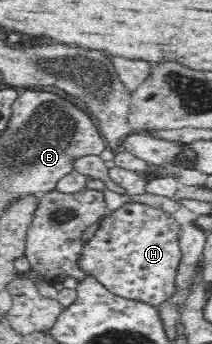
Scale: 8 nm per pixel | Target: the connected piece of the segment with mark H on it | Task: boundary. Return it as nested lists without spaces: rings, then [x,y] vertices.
[[[129,201],[116,210],[108,210],[99,220],[93,237],[75,262],[111,293],[157,306],[175,293],[175,275],[181,261],[180,238],[181,226],[171,214],[162,208]]]

